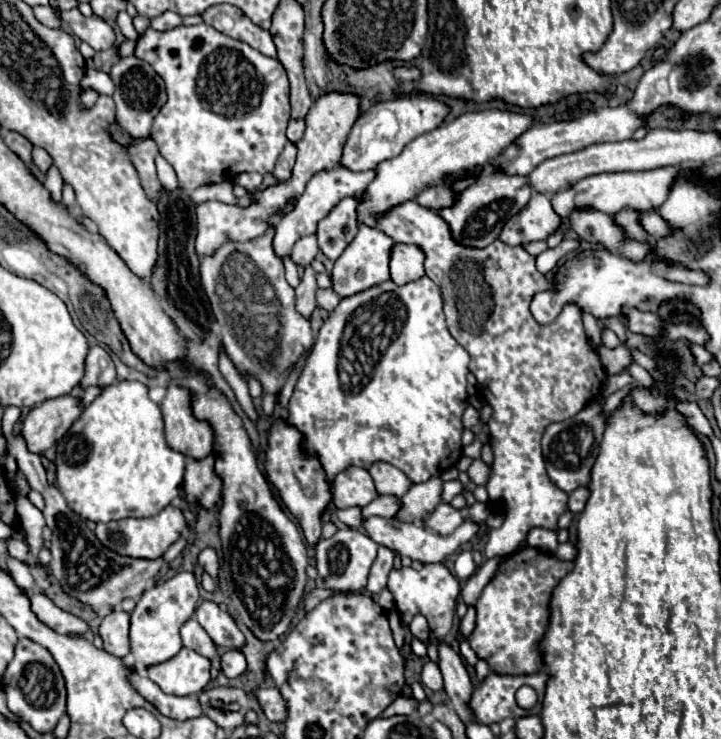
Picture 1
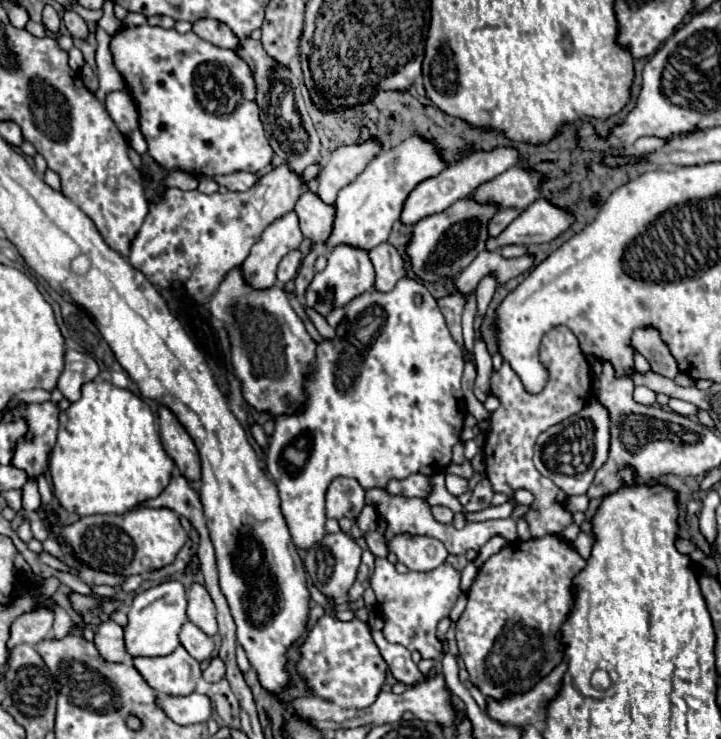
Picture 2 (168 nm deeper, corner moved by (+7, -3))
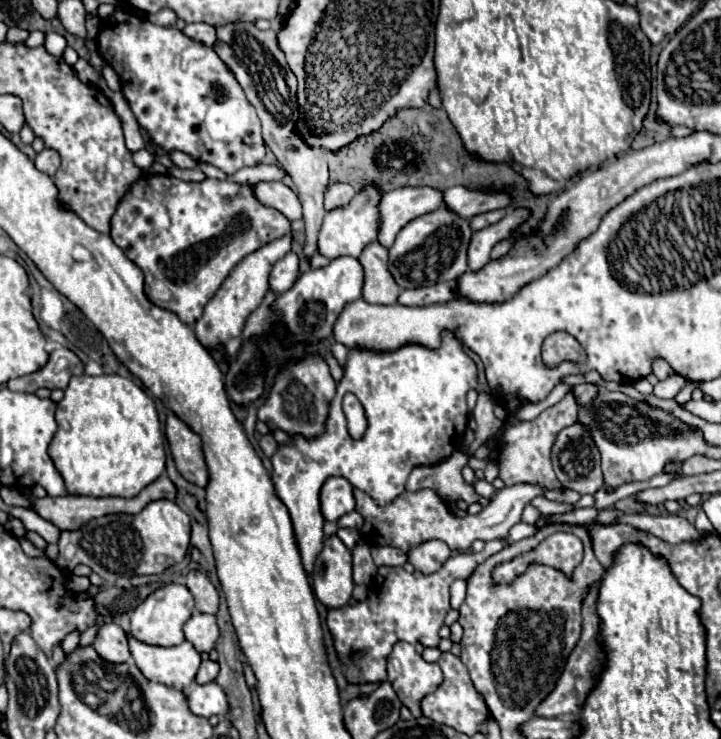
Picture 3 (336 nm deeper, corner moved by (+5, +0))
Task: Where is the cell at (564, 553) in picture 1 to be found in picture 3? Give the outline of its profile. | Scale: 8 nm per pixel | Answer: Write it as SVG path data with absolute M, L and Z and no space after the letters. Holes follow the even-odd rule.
M624 515L624 517L616 519L616 523L628 523L636 529L648 531L668 543L700 539L700 533L696 531L696 527L680 515Z

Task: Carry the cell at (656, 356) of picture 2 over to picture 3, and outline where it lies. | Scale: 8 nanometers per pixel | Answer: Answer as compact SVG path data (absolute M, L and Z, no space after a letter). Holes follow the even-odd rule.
M658 359L658 361L654 361L654 371L652 371L660 381L664 381L666 377L670 377L670 375L674 375L674 369L664 361L664 359Z

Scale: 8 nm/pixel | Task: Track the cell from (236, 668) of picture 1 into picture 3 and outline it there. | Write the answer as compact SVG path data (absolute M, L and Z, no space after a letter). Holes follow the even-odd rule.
M204 661L198 669L198 675L196 675L196 683L204 685L204 683L210 683L214 681L218 675L218 663L212 663L212 661Z

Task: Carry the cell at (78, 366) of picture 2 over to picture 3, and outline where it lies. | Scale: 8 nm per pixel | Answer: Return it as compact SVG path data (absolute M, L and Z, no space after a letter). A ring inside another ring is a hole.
M66 347L54 349L48 357L48 363L44 369L38 369L36 373L24 375L24 377L14 377L12 381L6 383L8 389L18 391L18 393L36 393L40 387L46 389L66 389L70 377L82 375L82 361Z

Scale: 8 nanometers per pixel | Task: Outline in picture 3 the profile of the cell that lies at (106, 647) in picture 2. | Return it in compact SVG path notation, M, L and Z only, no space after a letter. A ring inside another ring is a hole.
M104 623L98 631L96 641L94 641L92 647L96 649L96 653L100 657L104 657L104 661L126 663L130 659L126 633L116 623Z

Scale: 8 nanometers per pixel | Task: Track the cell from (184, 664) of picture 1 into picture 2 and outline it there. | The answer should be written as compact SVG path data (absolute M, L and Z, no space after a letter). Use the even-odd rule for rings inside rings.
M178 646L168 656L158 658L134 658L134 668L156 692L170 696L188 696L194 692L196 680L202 676L200 664Z

